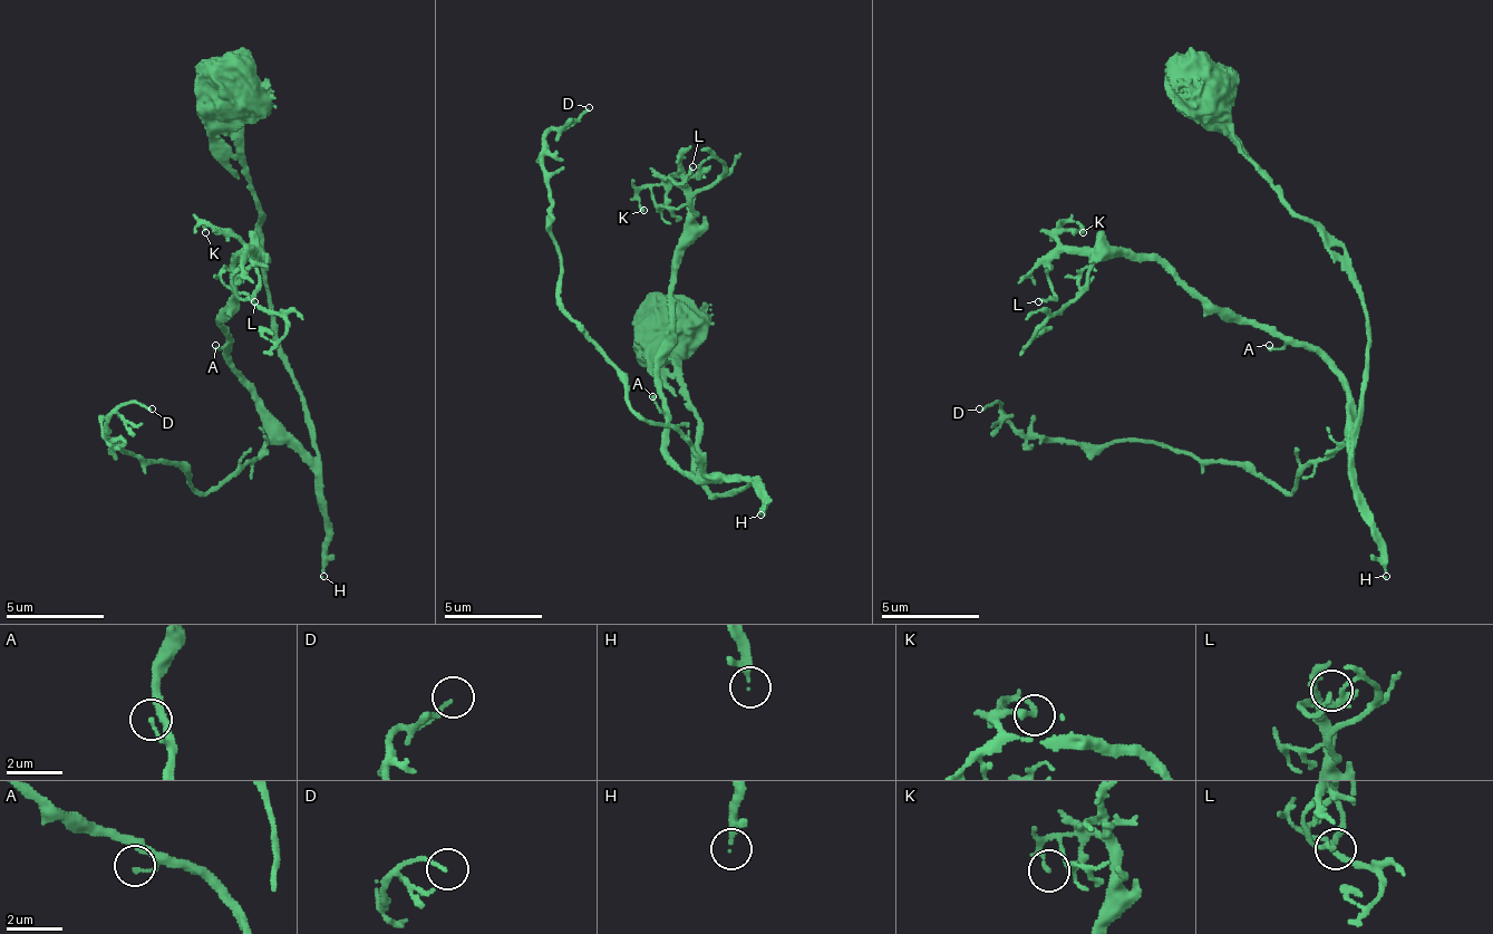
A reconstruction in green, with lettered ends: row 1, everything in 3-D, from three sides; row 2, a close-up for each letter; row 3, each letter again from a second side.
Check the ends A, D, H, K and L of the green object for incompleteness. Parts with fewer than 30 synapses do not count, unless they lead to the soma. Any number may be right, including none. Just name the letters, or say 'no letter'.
H

